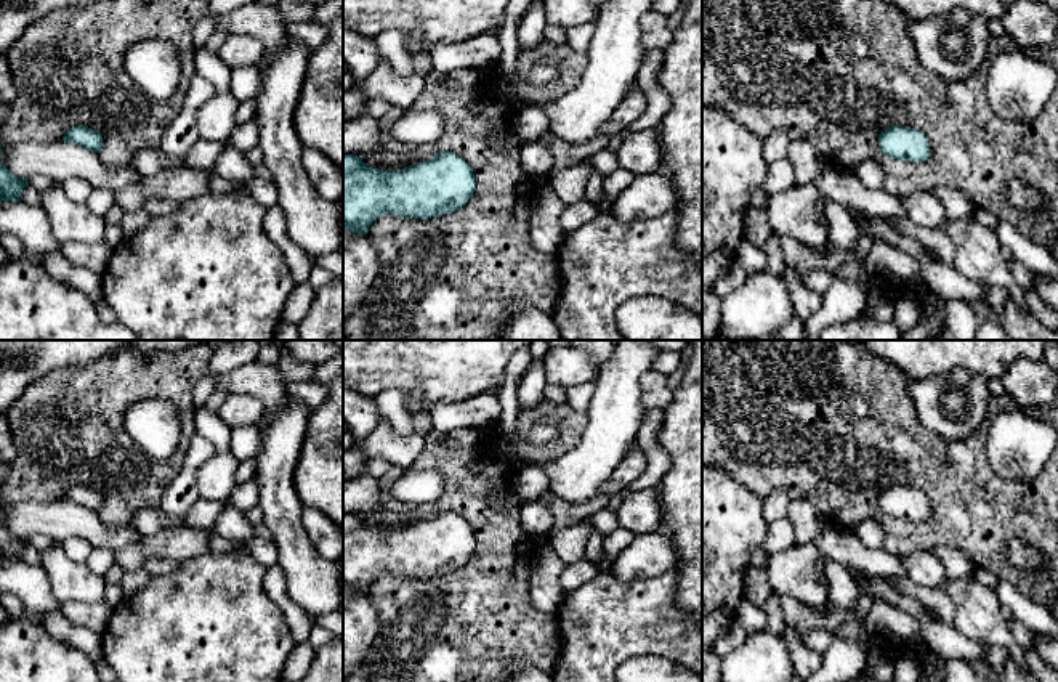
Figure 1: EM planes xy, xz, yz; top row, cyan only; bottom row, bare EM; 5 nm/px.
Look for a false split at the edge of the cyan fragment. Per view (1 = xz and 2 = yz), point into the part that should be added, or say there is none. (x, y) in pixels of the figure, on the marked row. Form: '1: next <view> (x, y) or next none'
1: next none
2: next none

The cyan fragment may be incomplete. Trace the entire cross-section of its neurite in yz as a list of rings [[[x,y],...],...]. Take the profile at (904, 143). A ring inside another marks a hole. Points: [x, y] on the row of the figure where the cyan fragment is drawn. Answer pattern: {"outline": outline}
{"outline": [[[891,125],[878,135],[878,148],[883,154],[909,162],[922,162],[930,157],[930,143],[917,128]]]}

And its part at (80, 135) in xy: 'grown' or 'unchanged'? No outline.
unchanged

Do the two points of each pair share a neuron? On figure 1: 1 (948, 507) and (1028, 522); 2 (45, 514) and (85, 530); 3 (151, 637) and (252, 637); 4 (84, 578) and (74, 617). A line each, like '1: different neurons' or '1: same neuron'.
1: same neuron
2: same neuron
3: same neuron
4: different neurons

